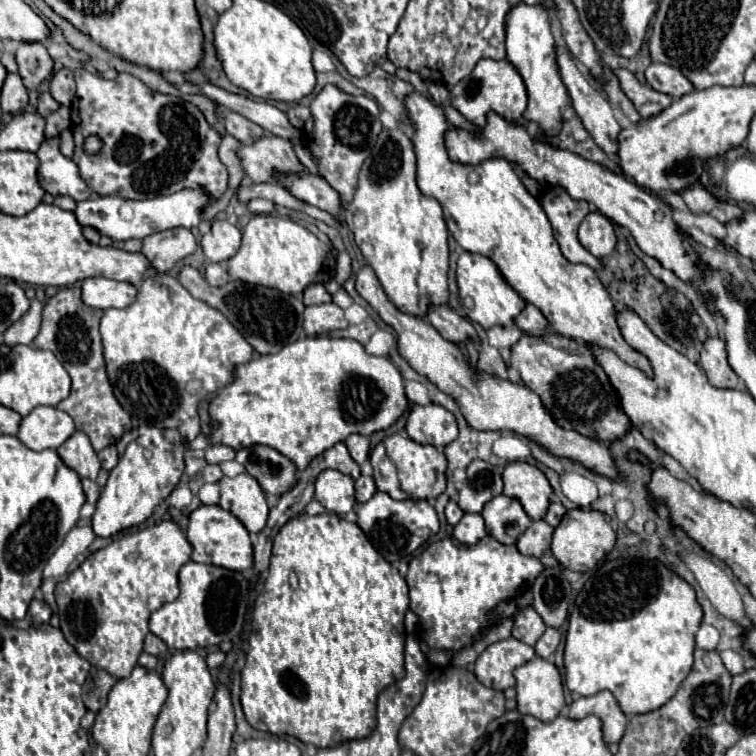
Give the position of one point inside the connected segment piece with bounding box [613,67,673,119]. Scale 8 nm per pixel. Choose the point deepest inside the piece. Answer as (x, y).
(647, 101)

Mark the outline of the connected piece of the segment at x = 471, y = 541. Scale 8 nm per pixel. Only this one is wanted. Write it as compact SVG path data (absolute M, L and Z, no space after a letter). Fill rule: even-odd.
M465 513L463 519L453 527L453 537L465 545L475 545L485 535L487 535L487 531L485 531L485 523L483 523L481 515Z

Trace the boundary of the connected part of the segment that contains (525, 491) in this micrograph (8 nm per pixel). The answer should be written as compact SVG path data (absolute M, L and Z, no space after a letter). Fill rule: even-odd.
M525 461L509 463L503 471L503 481L503 495L519 499L519 503L531 519L537 521L545 517L553 489L547 477L535 465L529 465Z

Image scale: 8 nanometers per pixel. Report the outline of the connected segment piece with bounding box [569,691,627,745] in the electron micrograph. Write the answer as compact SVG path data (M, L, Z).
M599 691L591 697L579 697L569 705L569 717L571 719L583 719L587 715L597 715L601 719L601 723L603 723L603 741L607 745L621 741L621 737L625 733L627 717L619 709L613 693Z

